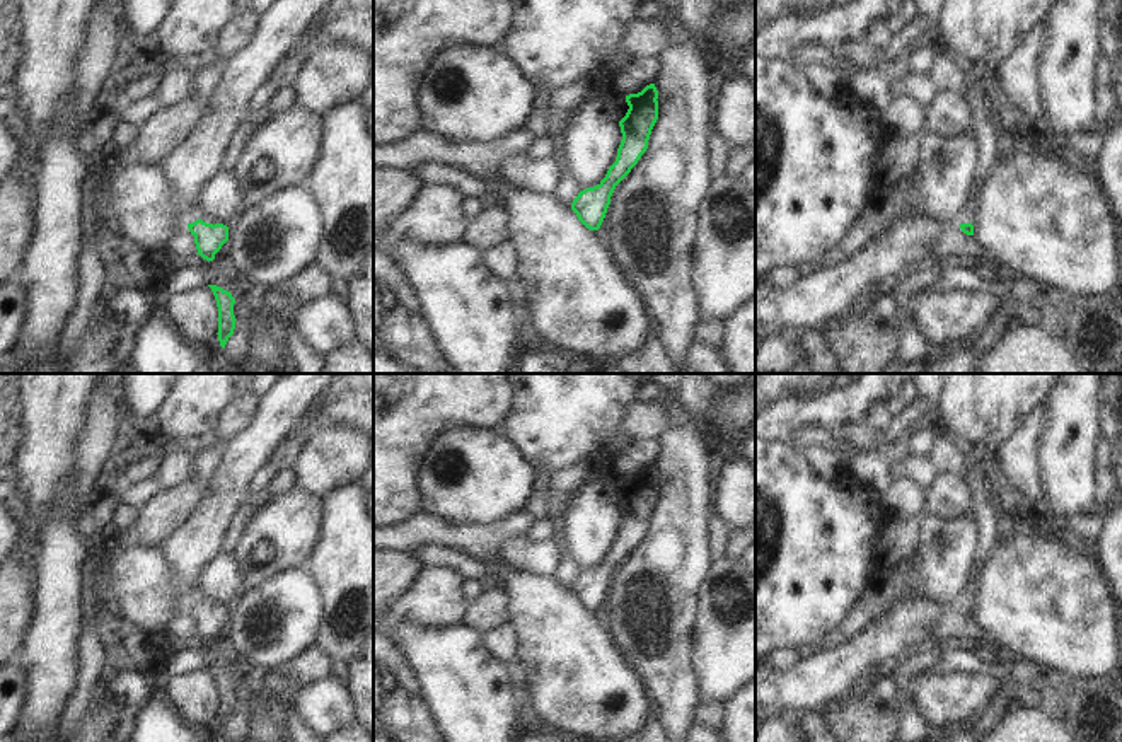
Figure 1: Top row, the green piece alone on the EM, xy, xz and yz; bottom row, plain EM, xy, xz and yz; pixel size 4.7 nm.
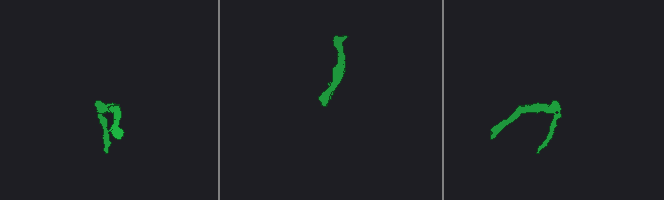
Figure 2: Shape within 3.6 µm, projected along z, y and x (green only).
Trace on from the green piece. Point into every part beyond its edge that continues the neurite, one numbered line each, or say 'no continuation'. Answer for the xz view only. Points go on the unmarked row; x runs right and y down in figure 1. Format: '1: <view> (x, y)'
no continuation

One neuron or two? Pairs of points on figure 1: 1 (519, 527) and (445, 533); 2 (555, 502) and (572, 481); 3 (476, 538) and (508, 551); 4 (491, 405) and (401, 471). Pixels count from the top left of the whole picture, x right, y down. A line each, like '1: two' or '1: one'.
1: one
2: one
3: two
4: one

